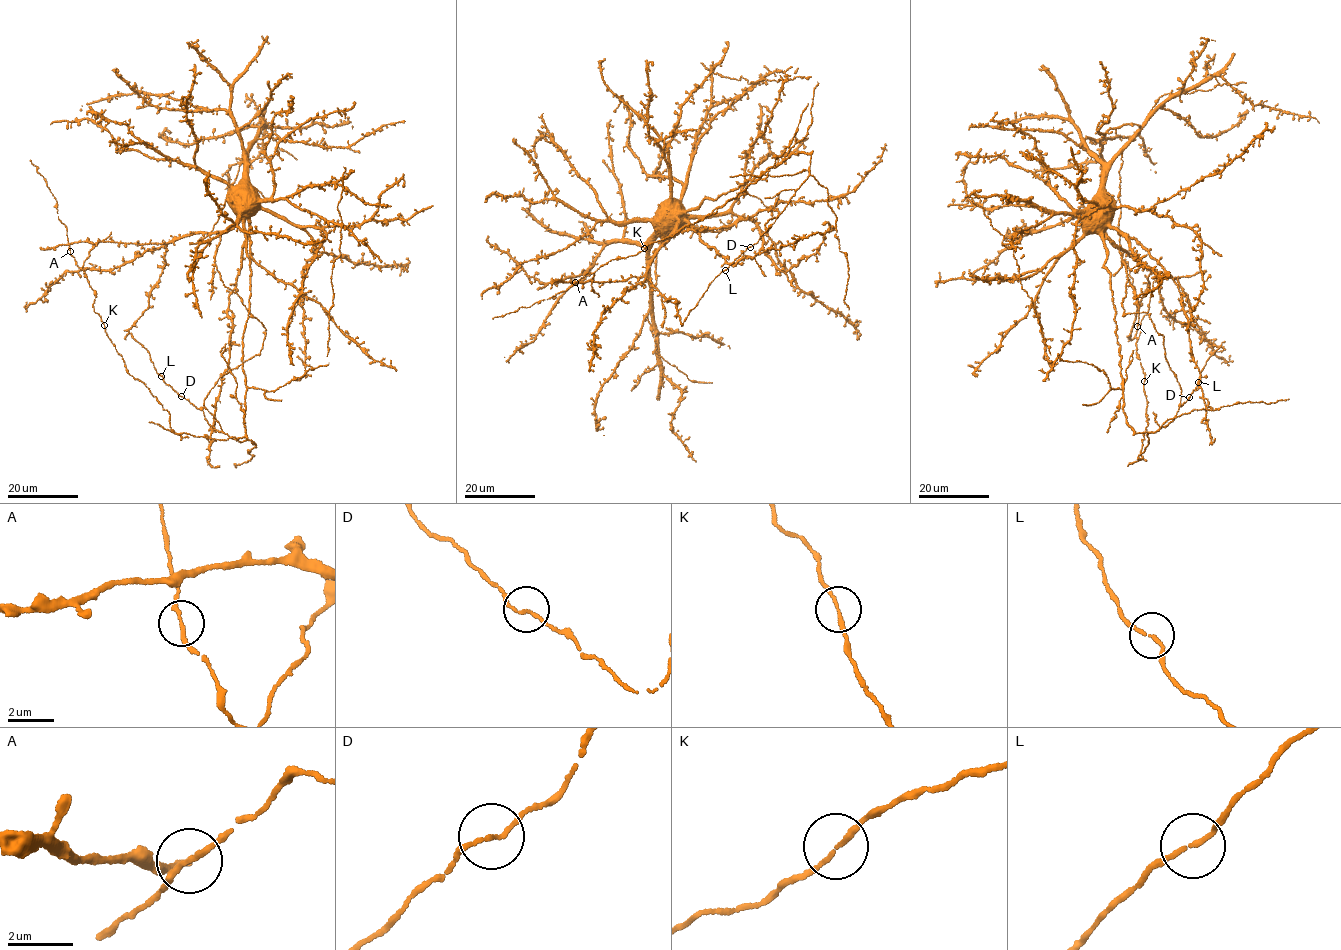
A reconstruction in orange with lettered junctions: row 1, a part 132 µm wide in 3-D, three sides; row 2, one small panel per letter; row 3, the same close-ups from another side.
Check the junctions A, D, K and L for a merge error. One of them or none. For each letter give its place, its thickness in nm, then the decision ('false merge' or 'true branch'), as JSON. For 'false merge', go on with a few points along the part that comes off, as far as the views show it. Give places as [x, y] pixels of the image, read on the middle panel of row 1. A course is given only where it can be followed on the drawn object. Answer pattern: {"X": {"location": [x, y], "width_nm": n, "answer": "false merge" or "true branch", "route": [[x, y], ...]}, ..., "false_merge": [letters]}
{"A": {"location": [575, 282], "width_nm": 160, "answer": "true branch"}, "D": {"location": [750, 247], "width_nm": 110, "answer": "true branch"}, "K": {"location": [644, 248], "width_nm": 120, "answer": "true branch"}, "L": {"location": [725, 270], "width_nm": 130, "answer": "true branch"}, "false_merge": []}

